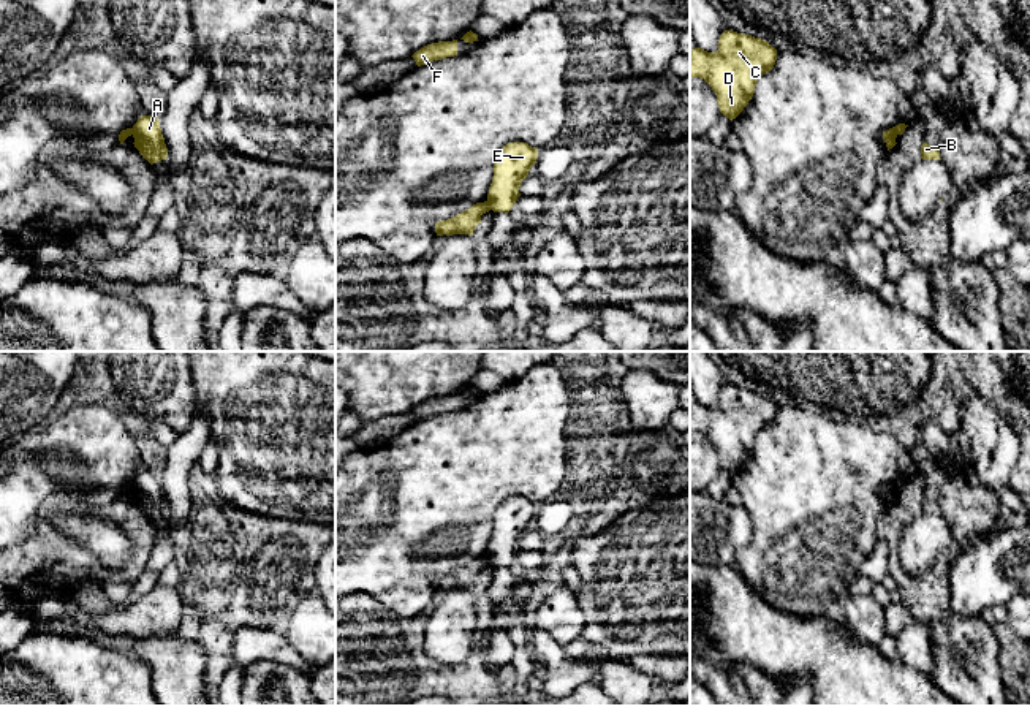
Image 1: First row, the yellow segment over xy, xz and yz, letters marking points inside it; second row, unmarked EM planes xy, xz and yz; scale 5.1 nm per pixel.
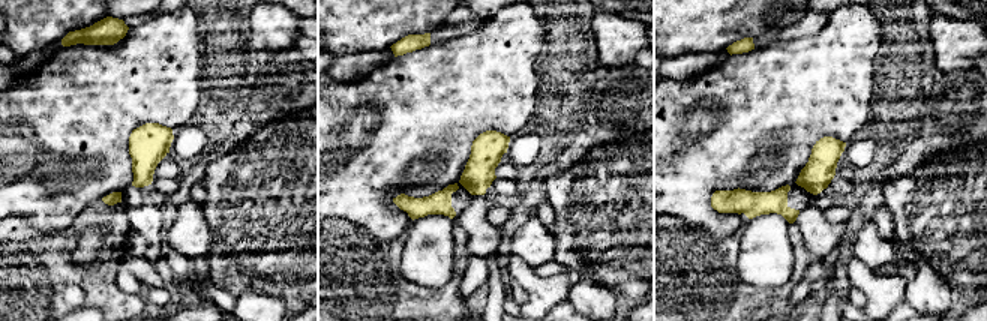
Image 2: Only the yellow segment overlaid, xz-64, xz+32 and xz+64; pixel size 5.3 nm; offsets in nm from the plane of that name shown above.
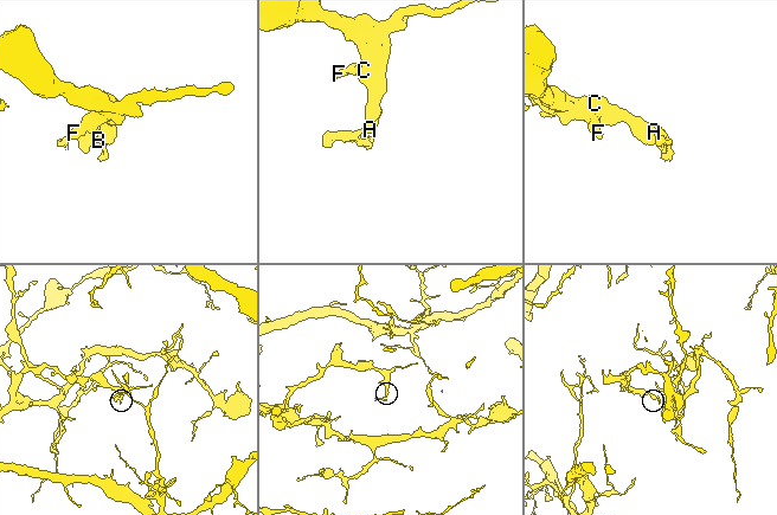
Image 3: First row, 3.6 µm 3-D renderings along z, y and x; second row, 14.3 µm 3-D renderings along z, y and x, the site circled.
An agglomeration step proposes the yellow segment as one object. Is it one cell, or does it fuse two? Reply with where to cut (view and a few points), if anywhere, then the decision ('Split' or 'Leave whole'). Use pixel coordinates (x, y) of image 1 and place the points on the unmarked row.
Split along xz (484, 556), (491, 562). Split

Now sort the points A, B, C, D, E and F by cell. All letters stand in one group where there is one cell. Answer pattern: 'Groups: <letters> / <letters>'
Groups: A C D E F / B

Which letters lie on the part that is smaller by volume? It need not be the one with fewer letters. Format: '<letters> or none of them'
B

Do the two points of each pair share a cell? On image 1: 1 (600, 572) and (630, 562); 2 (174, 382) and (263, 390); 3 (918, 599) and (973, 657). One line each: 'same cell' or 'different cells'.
1: same cell
2: different cells
3: same cell

